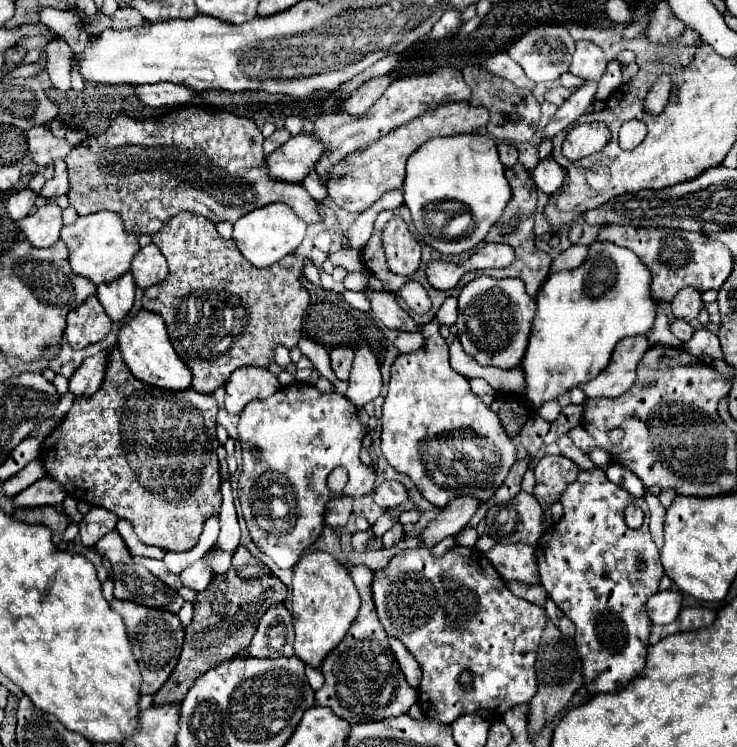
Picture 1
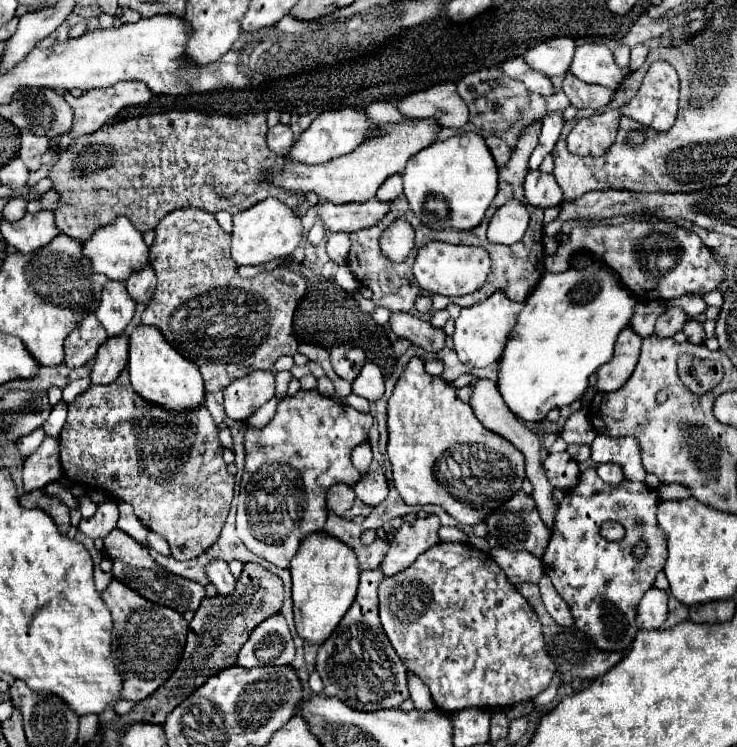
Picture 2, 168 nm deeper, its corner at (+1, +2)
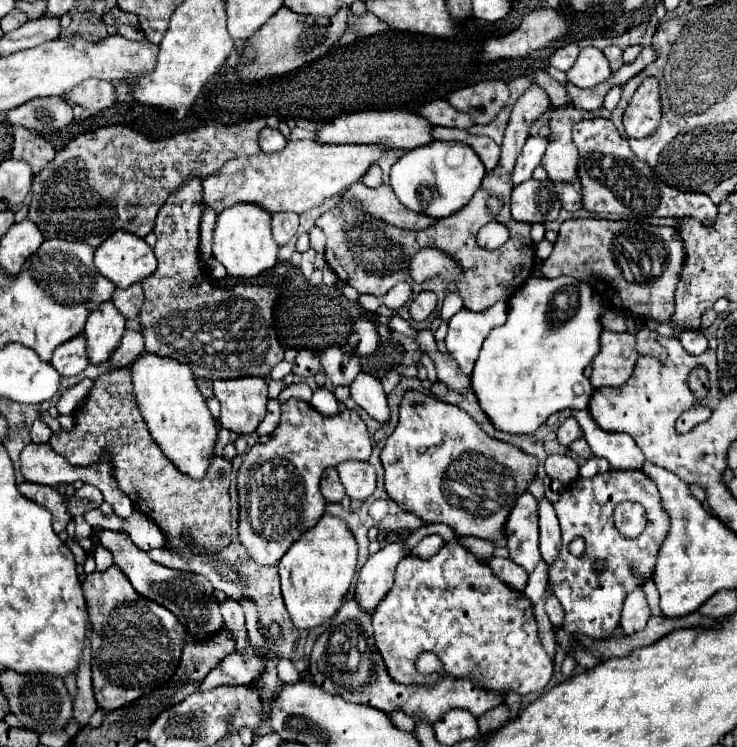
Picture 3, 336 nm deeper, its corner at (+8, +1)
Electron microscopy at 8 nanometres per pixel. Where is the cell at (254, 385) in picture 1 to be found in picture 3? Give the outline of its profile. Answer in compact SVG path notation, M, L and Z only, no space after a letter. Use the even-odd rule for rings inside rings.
M240 377L232 381L214 381L216 399L222 405L220 423L234 433L256 431L264 419L268 403L268 385L260 377Z

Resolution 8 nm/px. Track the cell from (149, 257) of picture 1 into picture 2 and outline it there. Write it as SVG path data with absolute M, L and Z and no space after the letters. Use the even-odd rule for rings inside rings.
M147 266L147 268L141 270L141 272L135 272L135 274L125 282L129 296L131 296L135 302L141 302L141 304L147 304L147 302L153 298L155 284L157 284L157 278L155 278L155 272L153 272L151 266Z

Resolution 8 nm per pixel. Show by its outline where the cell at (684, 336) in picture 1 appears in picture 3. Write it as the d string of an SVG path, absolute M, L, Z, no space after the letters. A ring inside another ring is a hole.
M684 329L684 331L680 331L678 339L684 345L684 349L688 353L692 353L692 355L700 355L708 347L708 341L706 341L706 337L704 337L702 331L700 333L692 333L692 329Z

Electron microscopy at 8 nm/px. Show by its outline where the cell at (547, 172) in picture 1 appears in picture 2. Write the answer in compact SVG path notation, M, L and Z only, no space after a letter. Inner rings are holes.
M533 170L525 176L525 198L531 206L537 208L553 208L563 202L563 190L555 182L553 174L545 174L539 170Z

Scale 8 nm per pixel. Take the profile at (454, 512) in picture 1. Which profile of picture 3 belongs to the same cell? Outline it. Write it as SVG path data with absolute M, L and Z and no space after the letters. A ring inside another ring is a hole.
M394 541L388 543L384 549L380 549L376 555L368 557L366 565L358 573L358 583L356 583L356 599L360 601L360 607L364 611L374 613L380 599L394 585L396 565L408 553L410 551L404 547L404 541Z

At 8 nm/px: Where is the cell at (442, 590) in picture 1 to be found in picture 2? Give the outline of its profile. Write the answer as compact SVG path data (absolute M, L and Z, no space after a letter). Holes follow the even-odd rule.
M465 542L435 544L407 572L383 578L379 584L379 618L401 662L429 686L437 708L445 712L463 708L509 708L521 700L533 700L549 686L555 674L555 666L545 654L541 622L535 610L489 554Z

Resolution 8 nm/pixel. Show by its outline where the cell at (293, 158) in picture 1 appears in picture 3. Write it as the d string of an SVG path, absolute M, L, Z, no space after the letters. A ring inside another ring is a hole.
M364 111L364 113L342 113L340 117L336 117L334 121L322 125L314 139L320 141L320 143L382 143L382 145L388 145L392 149L416 149L416 147L422 147L422 145L428 145L432 141L432 125L414 115L414 113L408 113L408 111Z

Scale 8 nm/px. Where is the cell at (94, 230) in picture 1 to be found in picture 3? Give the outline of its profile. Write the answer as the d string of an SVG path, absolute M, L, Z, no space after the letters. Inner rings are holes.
M120 229L120 233L112 233L104 245L96 247L94 265L116 287L126 289L152 275L158 263L144 239Z

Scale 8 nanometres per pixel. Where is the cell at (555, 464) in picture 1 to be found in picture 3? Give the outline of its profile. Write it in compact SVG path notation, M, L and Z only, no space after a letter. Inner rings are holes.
M550 455L544 463L544 471L548 477L570 485L578 477L578 463L570 455Z

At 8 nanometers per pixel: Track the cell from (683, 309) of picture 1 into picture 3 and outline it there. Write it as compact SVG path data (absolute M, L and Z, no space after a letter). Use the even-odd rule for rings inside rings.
M642 327L638 333L636 333L636 349L640 355L652 355L659 360L665 360L667 358L667 352L662 349L662 345L658 343L658 333L648 329L648 327Z

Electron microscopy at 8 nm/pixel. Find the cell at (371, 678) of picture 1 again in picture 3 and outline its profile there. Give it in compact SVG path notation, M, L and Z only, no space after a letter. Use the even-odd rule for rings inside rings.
M354 597L344 601L336 617L330 621L324 633L316 639L310 653L310 677L320 689L336 693L344 701L370 705L384 713L402 709L410 717L420 715L432 723L438 721L444 713L448 713L454 707L468 709L472 715L480 717L482 713L504 703L502 693L484 691L466 679L458 679L458 681L444 679L442 683L434 687L400 685L392 681L392 677L388 677L388 671L384 669L384 659L380 657L380 651L376 649L376 643L374 643L374 629L370 623L370 615L364 613L364 609L360 609L360 603Z

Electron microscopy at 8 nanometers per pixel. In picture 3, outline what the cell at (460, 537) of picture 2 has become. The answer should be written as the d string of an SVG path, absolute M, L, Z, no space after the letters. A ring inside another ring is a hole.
M428 535L412 549L412 553L416 557L432 557L442 549L442 545L444 545L444 539L440 535Z

